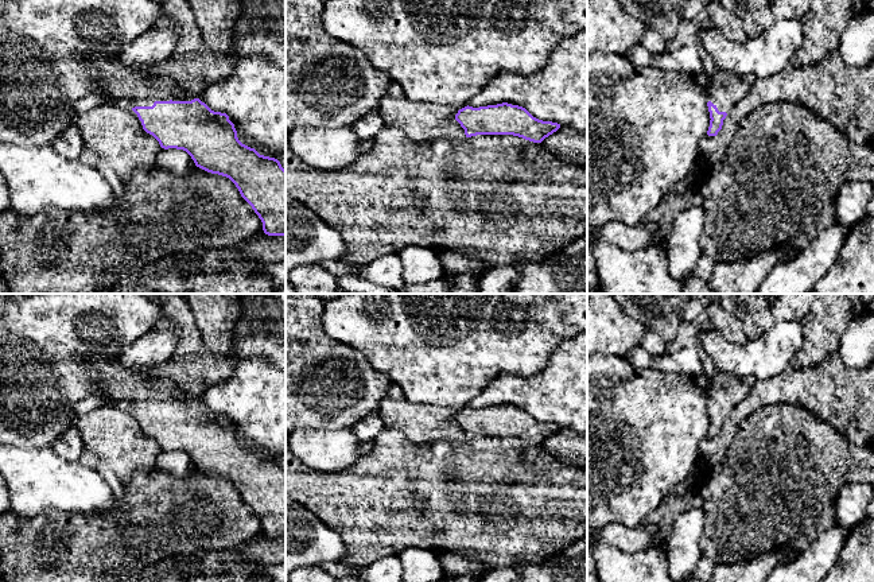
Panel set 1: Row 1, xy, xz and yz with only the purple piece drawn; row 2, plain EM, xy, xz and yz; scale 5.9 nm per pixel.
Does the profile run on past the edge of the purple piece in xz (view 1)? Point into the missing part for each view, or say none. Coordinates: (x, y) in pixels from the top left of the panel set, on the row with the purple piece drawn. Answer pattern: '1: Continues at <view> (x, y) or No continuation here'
1: No continuation here

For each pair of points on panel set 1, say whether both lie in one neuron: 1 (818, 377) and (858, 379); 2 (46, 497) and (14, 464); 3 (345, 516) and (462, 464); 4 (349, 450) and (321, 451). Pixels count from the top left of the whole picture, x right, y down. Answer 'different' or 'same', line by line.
1: same
2: same
3: same
4: same

